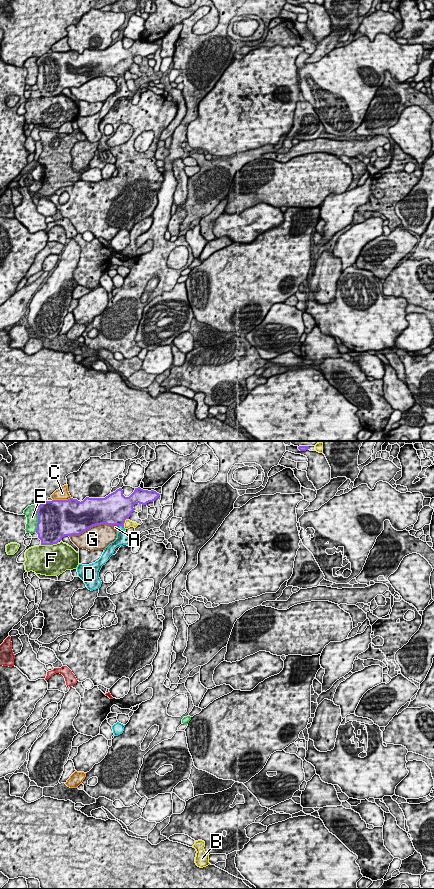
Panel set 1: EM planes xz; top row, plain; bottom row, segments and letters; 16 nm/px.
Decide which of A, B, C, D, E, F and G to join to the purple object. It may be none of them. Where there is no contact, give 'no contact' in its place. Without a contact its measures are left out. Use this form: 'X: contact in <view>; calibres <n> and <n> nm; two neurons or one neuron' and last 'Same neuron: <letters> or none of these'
A: contact in xz; calibres 500 and 70 nm; two neurons
B: contact in xz; calibres 480 and 120 nm; two neurons
C: contact in xz; calibres 500 and 200 nm; two neurons
D: contact in xz; calibres 440 and 190 nm; one neuron
E: contact in xz; calibres 500 and 190 nm; two neurons
F: contact in xz; calibres 460 and 480 nm; two neurons
G: contact in xz; calibres 480 and 400 nm; two neurons
Same neuron: D

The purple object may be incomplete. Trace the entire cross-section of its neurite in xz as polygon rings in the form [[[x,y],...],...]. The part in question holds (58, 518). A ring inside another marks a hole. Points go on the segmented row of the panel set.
[[[138,487],[129,497],[125,497],[122,488],[119,488],[105,498],[86,497],[81,502],[73,498],[46,501],[36,509],[38,514],[36,533],[41,545],[53,545],[65,536],[80,535],[96,525],[119,526],[117,539],[105,548],[98,561],[89,565],[79,564],[77,567],[78,576],[87,588],[93,591],[101,587],[99,572],[115,549],[132,542],[125,531],[124,523],[134,511],[134,505],[138,503],[147,505],[160,495],[154,490],[148,491]]]

